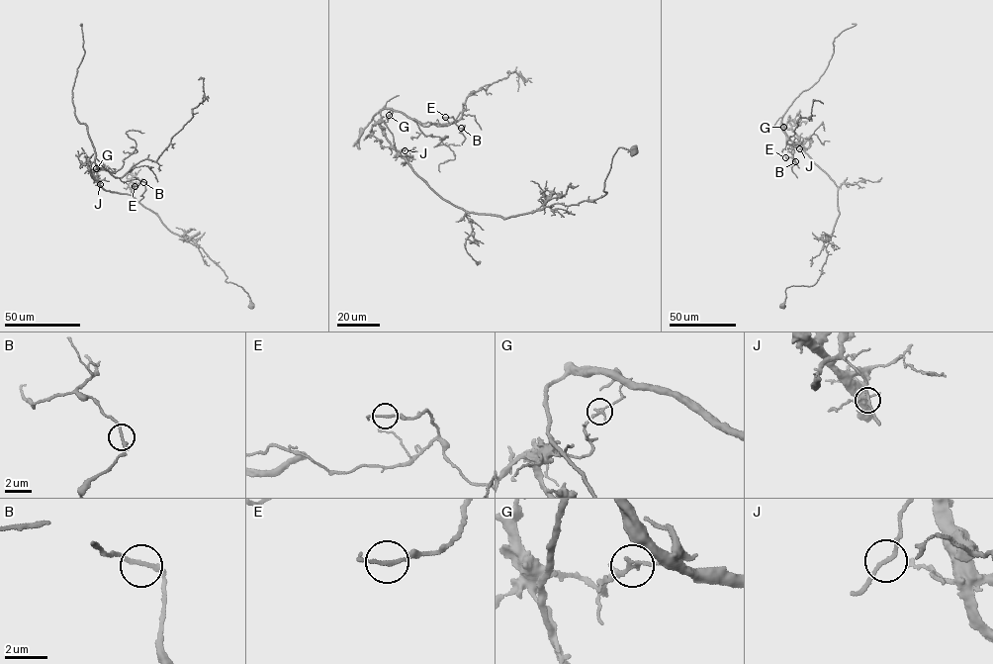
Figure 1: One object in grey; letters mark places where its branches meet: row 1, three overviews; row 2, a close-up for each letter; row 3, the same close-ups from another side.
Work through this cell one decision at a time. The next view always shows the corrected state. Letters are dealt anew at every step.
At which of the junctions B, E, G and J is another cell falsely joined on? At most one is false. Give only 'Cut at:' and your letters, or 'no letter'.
Cut at: G

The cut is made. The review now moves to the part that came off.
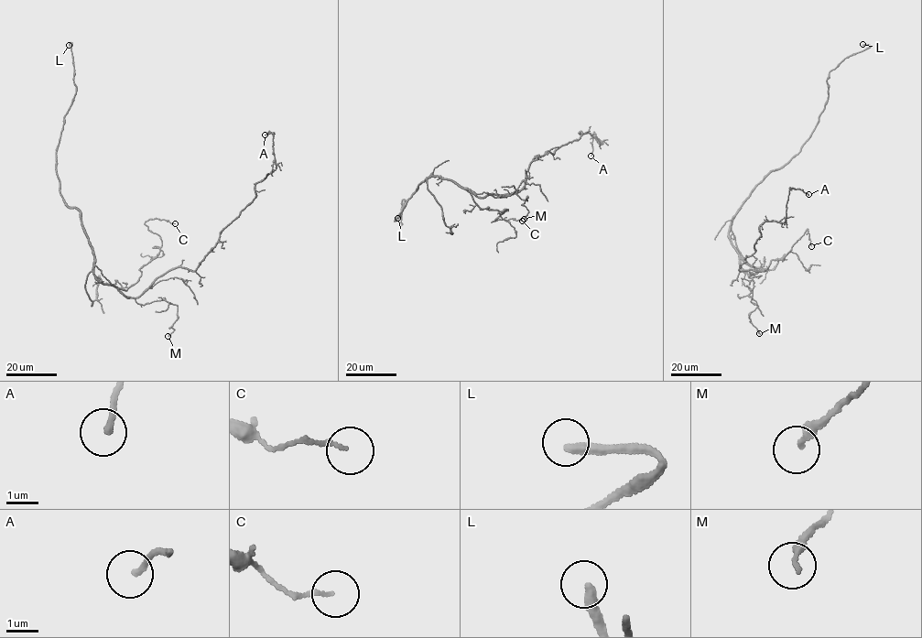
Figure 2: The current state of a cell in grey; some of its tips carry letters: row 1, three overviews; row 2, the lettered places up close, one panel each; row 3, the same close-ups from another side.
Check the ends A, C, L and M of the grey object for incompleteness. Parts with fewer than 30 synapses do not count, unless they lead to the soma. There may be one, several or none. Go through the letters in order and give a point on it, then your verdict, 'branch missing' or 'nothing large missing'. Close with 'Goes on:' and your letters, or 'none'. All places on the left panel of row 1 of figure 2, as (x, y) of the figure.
A: at (265, 135); nothing large missing
C: at (175, 223); nothing large missing
L: at (69, 45); branch missing
M: at (168, 336); nothing large missing
Goes on: L

